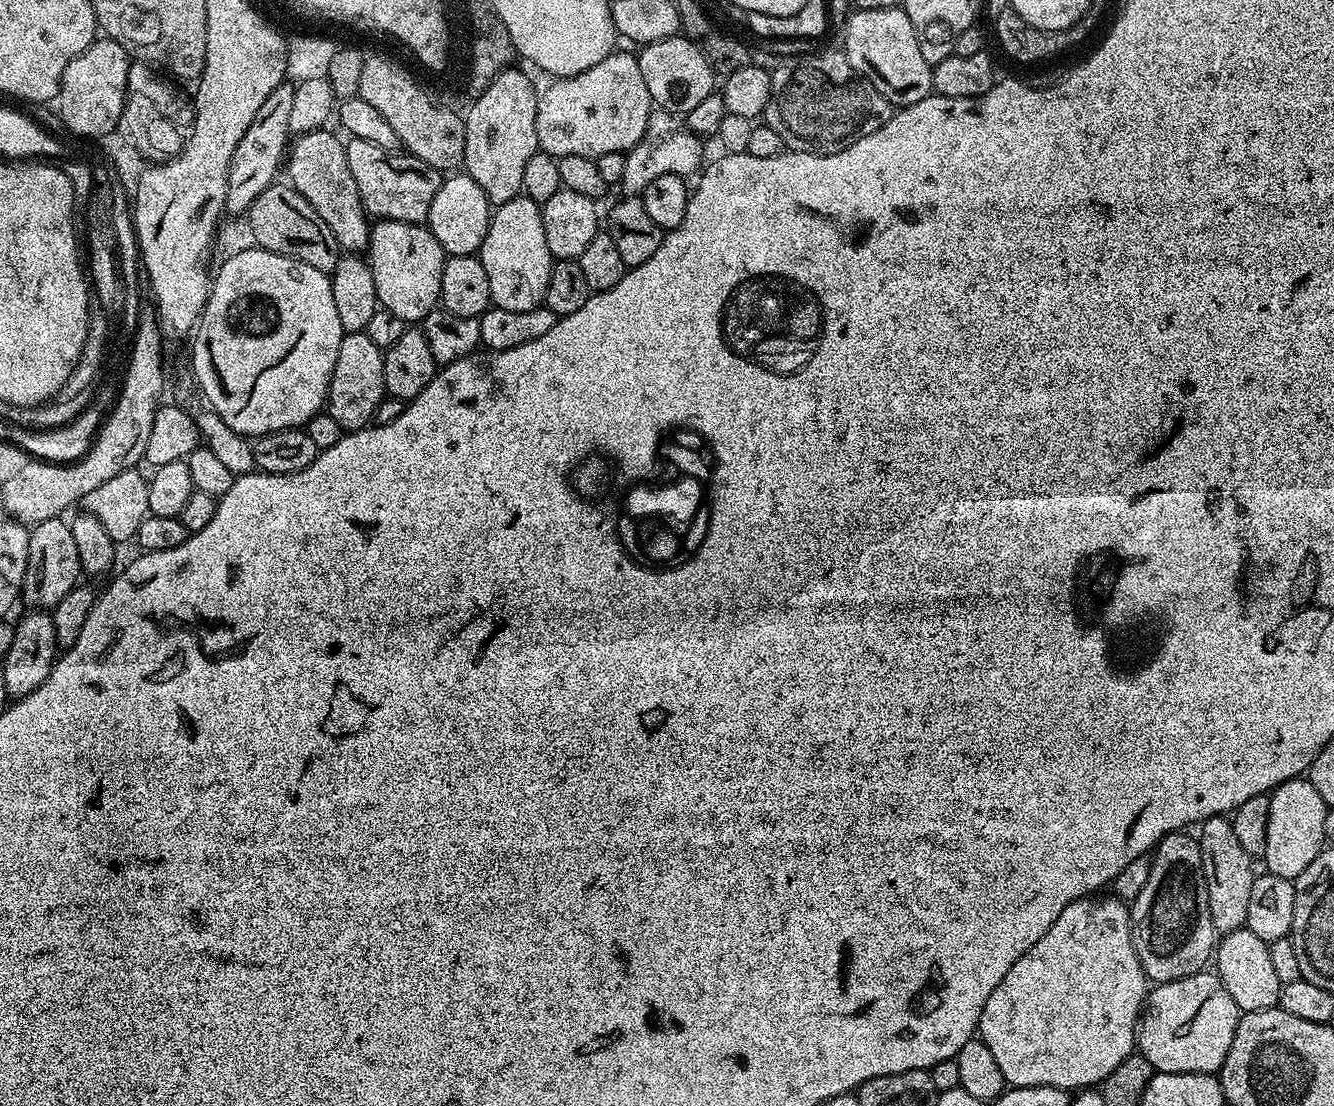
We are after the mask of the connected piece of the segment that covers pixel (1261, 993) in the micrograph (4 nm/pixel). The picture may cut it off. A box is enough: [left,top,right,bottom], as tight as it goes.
[1214,926,1282,1013]

